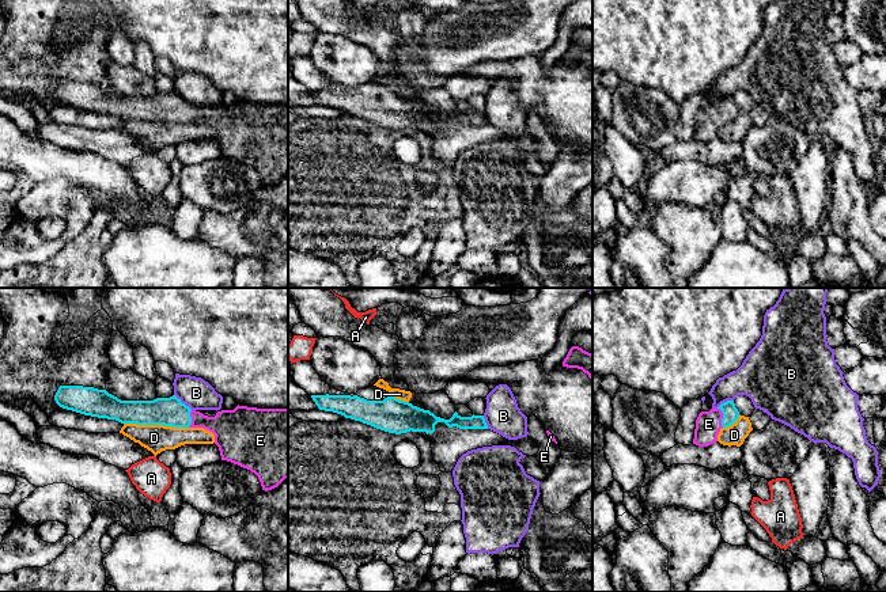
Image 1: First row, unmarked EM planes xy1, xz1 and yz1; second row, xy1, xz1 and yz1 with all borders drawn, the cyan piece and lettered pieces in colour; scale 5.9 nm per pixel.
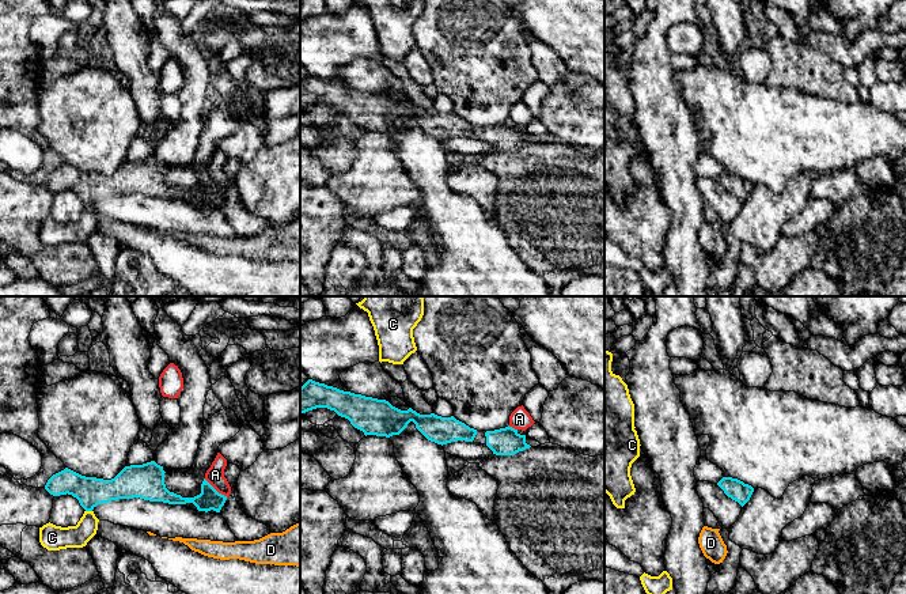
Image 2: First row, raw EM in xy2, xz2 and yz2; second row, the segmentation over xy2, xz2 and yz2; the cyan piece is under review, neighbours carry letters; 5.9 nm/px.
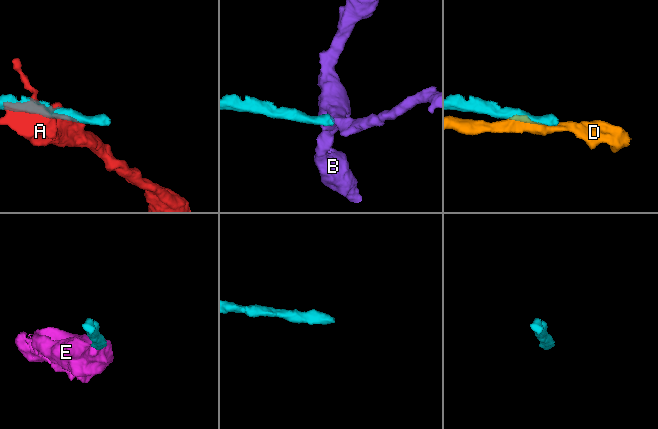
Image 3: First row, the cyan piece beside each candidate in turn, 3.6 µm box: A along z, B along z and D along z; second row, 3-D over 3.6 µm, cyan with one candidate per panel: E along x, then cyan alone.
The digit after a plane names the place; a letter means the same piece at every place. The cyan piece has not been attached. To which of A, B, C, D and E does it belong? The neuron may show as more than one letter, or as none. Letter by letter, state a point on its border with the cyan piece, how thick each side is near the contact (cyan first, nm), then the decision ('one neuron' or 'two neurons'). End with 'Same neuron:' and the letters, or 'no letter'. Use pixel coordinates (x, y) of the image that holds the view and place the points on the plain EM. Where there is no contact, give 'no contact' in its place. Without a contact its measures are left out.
A: xy2 (215, 185) | 130/110 nm | two neurons
B: xy1 (184, 99) | 180/180 nm | two neurons
C: xy2 (88, 205) | 180/140 nm | two neurons
D: xy1 (156, 120) | 180/160 nm | two neurons
E: yz1 (723, 113) | 100/160 nm | one neuron
Same neuron: E

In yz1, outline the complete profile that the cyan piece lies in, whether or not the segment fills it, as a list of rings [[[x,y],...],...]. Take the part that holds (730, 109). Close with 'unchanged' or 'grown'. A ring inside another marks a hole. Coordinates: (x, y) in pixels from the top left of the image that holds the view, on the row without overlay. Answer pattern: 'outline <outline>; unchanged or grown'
outline [[[734,96],[722,99],[717,105],[701,107],[696,115],[693,140],[708,143],[717,137],[717,130],[722,124],[728,124],[739,114],[739,107]]]; grown

